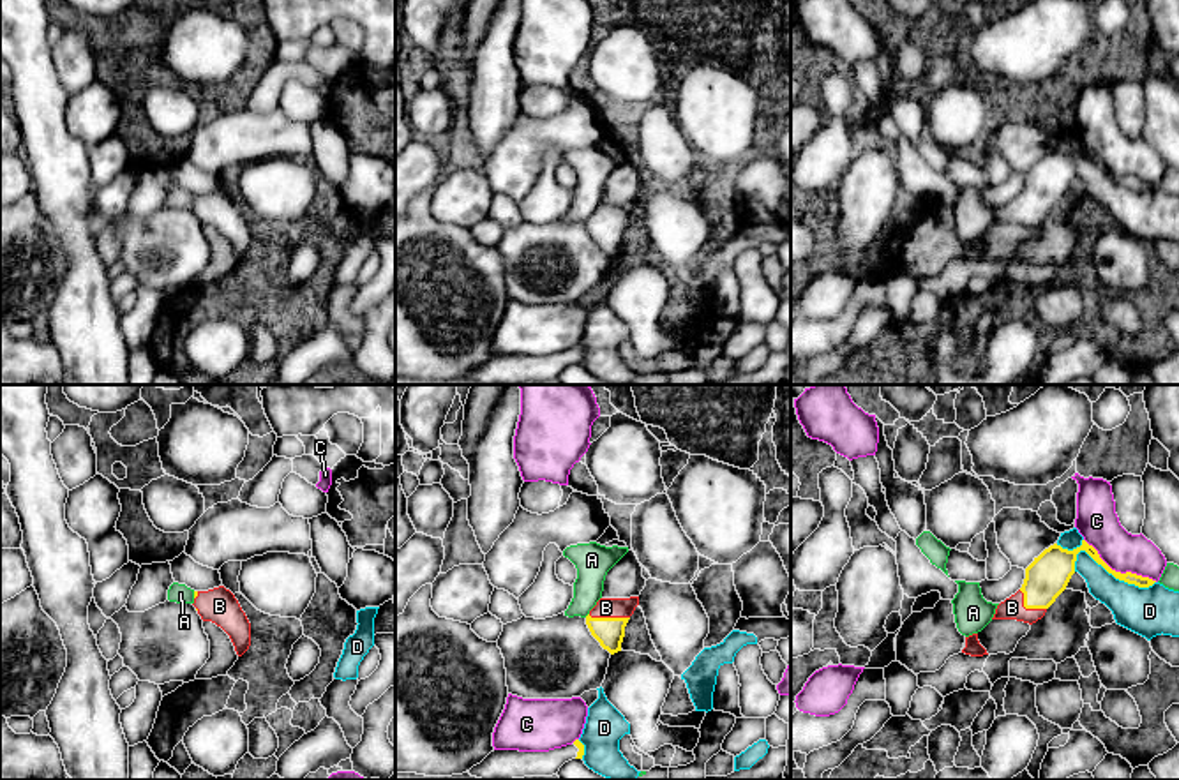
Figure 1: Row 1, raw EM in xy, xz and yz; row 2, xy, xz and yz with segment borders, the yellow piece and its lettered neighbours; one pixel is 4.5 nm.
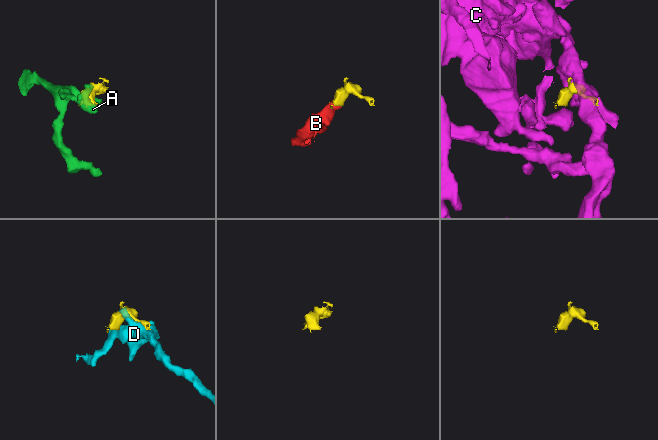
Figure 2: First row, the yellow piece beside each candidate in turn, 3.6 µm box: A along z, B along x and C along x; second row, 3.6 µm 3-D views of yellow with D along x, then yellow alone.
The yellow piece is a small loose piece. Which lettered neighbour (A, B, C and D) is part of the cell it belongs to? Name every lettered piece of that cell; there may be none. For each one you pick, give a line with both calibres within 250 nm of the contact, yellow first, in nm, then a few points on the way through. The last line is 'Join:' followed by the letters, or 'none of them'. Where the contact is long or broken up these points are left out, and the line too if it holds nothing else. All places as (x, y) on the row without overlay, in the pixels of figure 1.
B: 140/100 nm | across xz (609, 237), (609, 223), (606, 212)
Join: B

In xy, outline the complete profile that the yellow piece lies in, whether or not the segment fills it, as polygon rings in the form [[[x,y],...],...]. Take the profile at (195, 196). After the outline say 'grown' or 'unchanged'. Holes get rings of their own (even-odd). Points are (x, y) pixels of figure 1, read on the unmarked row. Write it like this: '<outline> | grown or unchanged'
[[[224,191],[194,196],[194,208],[203,226],[221,231],[231,244],[235,256],[242,261],[251,251],[251,228],[235,199]]] | grown

